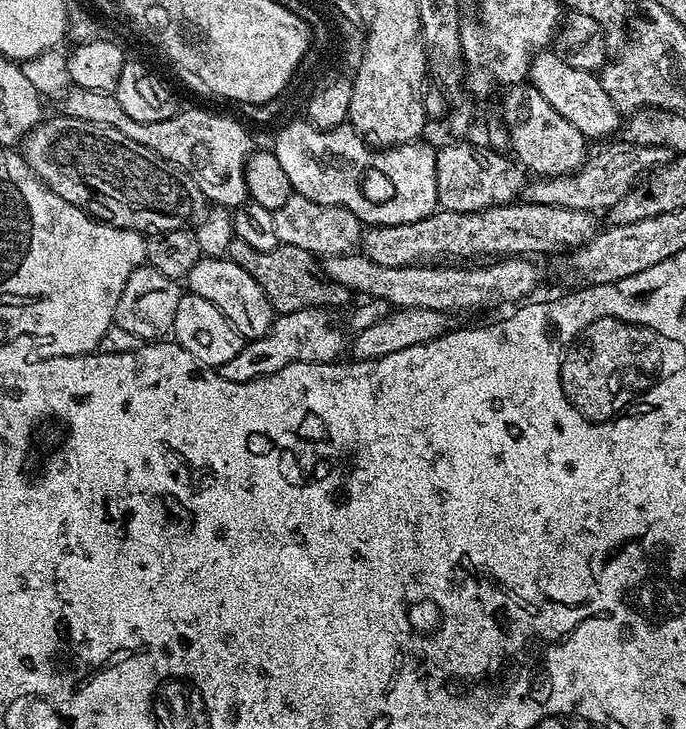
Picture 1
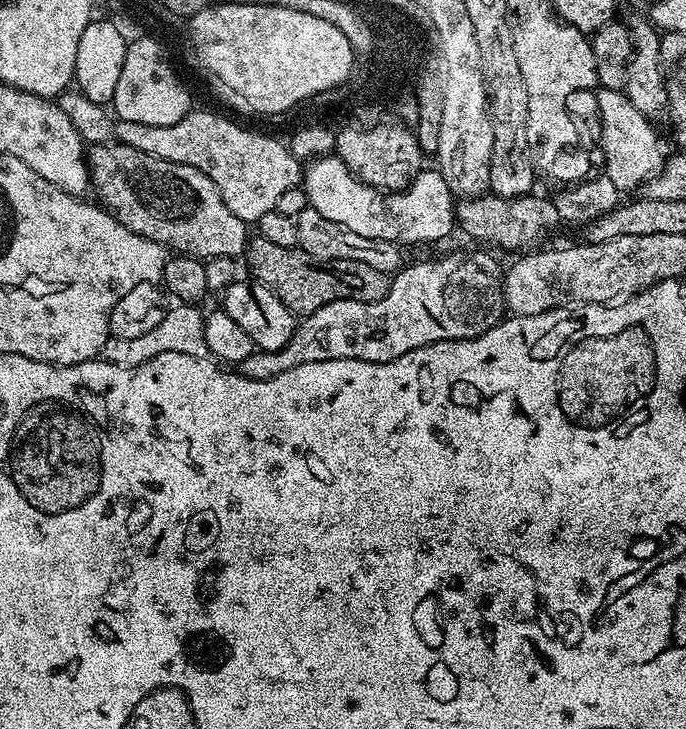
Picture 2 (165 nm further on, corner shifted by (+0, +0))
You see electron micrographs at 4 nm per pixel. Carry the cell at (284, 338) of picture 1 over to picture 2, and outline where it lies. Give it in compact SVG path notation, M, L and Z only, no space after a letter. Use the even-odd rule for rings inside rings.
M488 250L480 251L484 252L452 252L449 256L438 257L437 260L424 260L421 264L410 265L409 268L408 265L401 267L400 271L392 276L392 285L386 294L386 298L378 298L378 302L363 304L362 302L354 302L353 300L339 300L338 302L330 302L326 306L322 306L322 310L314 310L296 324L296 329L290 338L290 342L286 342L286 346L282 346L282 350L274 350L273 352L253 350L250 358L246 358L238 366L239 375L251 380L265 380L266 378L274 378L278 374L286 374L286 370L294 370L294 366L306 366L306 362L326 362L327 360L390 362L394 358L402 358L402 354L410 354L410 350L418 350L422 346L430 346L434 342L472 340L475 336L486 334L486 330L490 330L495 324L499 324L506 316L506 309L504 307L504 277L502 275L502 264L500 268L499 262L491 256L493 253Z

